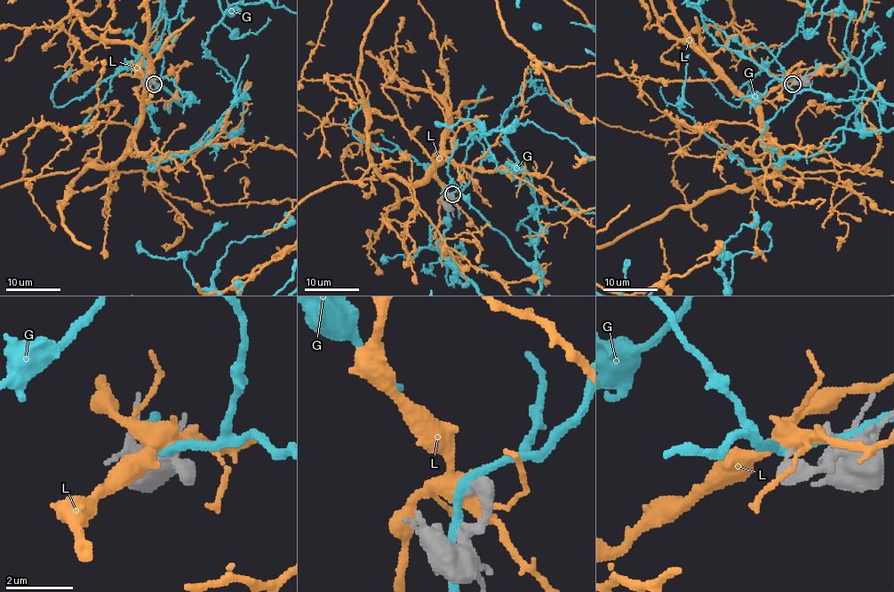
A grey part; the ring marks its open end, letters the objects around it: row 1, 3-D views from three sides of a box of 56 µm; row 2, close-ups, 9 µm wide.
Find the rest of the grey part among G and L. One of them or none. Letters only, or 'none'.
none

